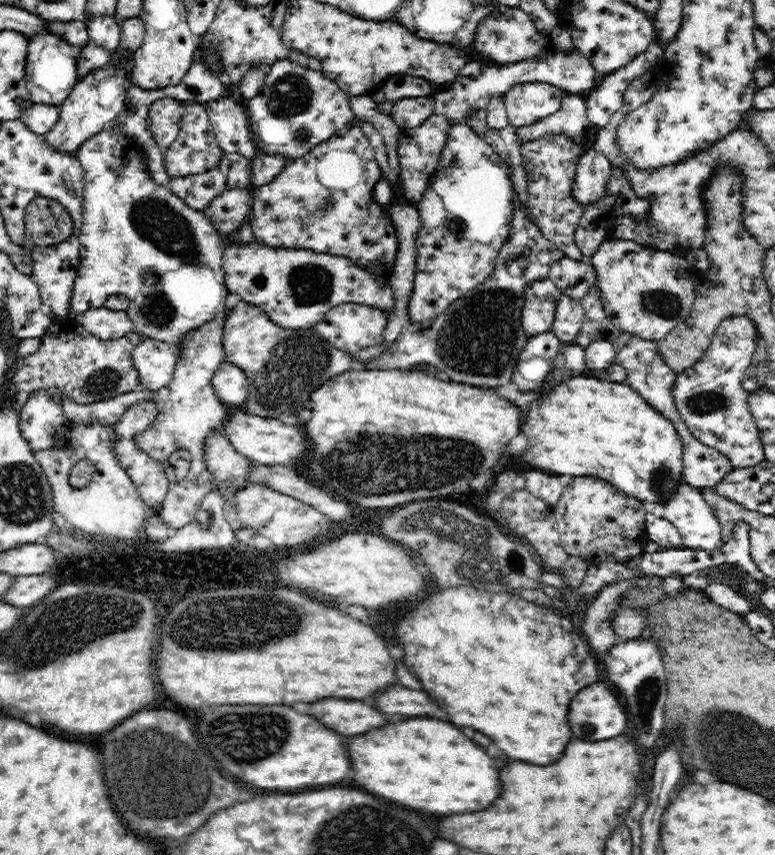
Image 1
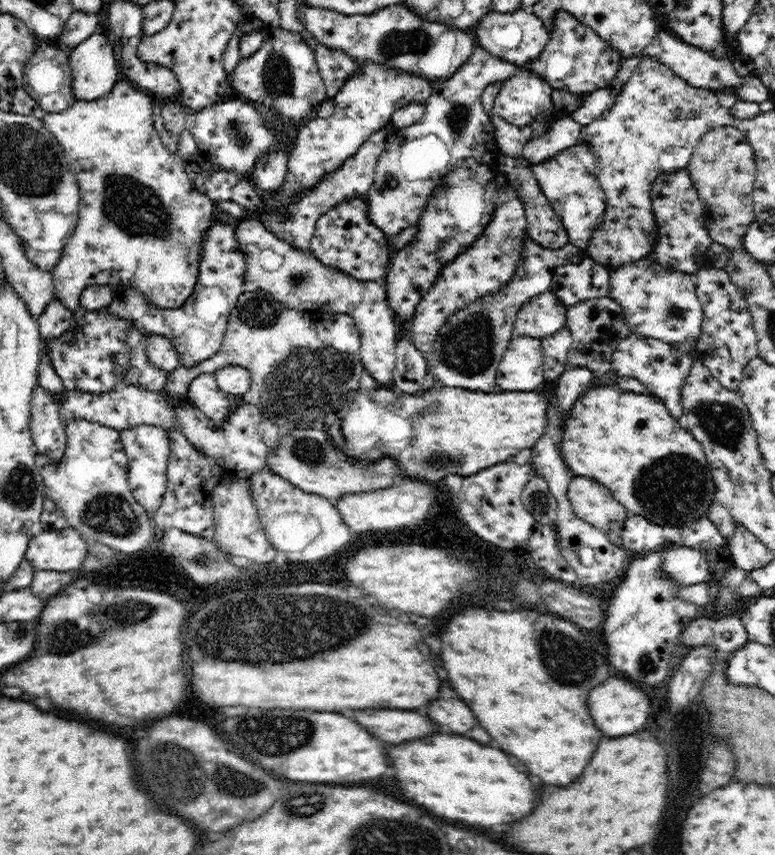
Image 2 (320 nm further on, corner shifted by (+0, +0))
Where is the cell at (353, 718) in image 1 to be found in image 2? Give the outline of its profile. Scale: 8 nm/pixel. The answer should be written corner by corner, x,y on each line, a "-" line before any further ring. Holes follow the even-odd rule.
364,710
352,712
356,722
364,726
374,738
388,744
402,744
404,740
416,740
428,736
434,730
432,720
426,714
404,710

